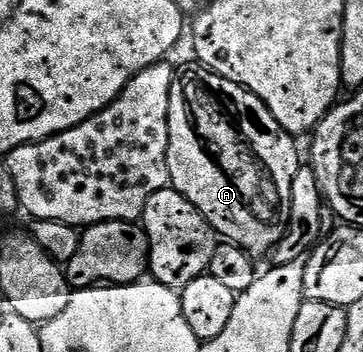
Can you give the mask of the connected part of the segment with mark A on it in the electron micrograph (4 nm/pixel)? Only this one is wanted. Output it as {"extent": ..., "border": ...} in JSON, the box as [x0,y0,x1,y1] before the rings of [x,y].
{"extent":[168,64,302,256],"border":[[[199,64],[193,65],[193,67],[193,70],[183,71],[181,69],[179,71],[170,92],[168,181],[171,189],[177,190],[182,196],[186,196],[186,200],[190,200],[190,204],[194,204],[194,208],[198,208],[198,212],[202,212],[204,219],[216,229],[216,233],[221,239],[232,242],[238,248],[242,248],[246,253],[253,256],[259,256],[259,254],[271,255],[279,246],[280,241],[284,239],[284,233],[288,231],[290,184],[294,184],[294,176],[300,171],[302,165],[300,150],[296,147],[297,139],[280,127],[278,120],[274,120],[270,108],[266,108],[266,104],[262,104],[262,100],[258,100],[258,96],[254,96],[254,92],[250,92],[246,88],[218,76],[213,70],[205,70]]]}

